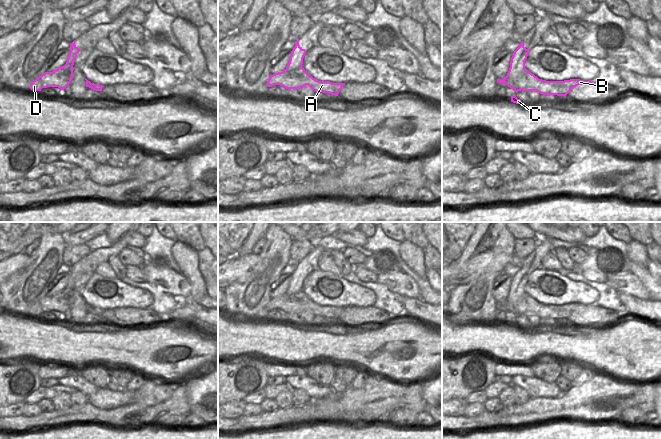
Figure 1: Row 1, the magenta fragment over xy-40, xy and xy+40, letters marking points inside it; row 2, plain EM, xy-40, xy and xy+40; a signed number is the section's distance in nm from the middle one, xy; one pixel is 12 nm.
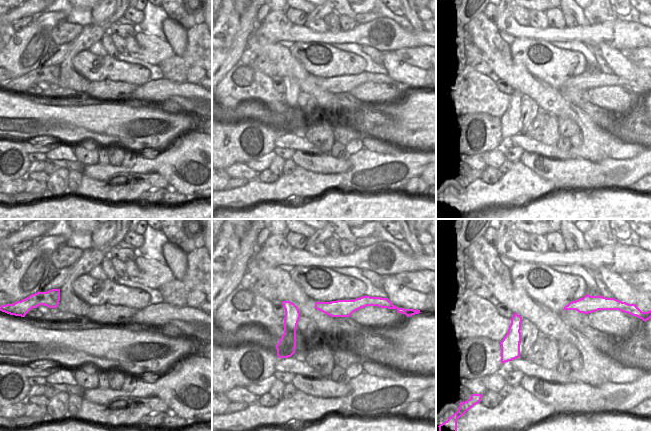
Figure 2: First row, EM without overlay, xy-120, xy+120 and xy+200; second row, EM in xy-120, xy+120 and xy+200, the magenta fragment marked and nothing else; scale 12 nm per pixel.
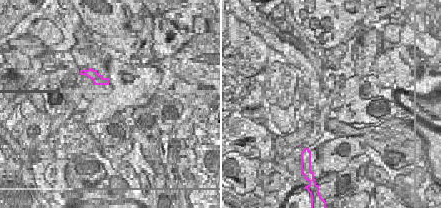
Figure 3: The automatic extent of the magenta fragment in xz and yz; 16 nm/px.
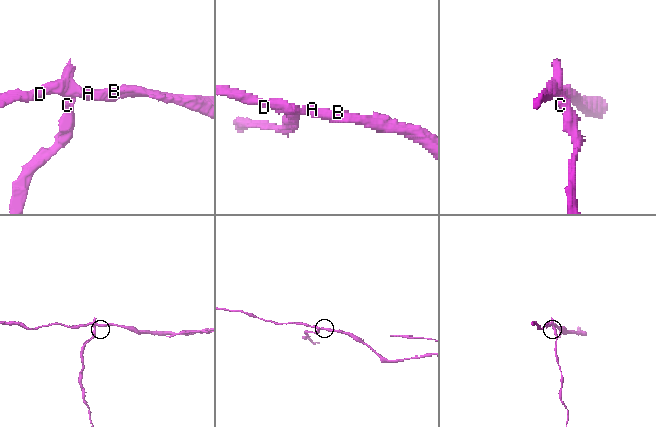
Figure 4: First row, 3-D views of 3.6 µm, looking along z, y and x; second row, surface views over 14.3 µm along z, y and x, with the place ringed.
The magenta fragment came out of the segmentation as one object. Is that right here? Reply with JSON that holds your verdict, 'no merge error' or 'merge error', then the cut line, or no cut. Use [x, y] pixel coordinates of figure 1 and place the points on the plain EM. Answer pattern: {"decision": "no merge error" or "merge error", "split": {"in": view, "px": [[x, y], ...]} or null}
{"decision": "merge error", "split": {"in": "xy+40", "px": [[525, 292], [517, 305], [519, 313]]}}

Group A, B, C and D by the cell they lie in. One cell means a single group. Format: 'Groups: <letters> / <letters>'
Groups: A B D / C.

